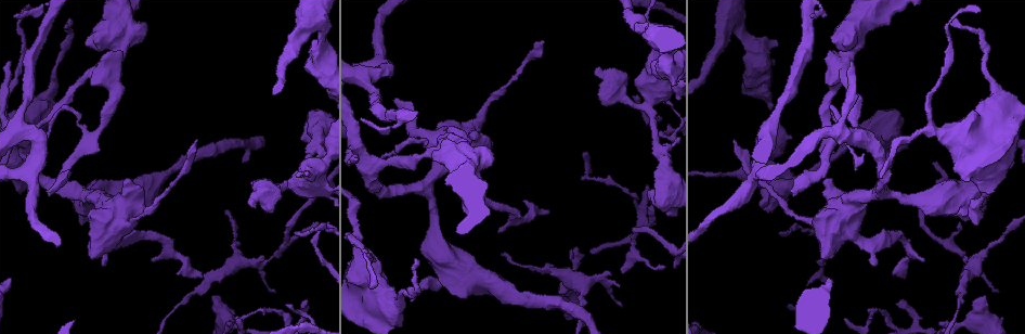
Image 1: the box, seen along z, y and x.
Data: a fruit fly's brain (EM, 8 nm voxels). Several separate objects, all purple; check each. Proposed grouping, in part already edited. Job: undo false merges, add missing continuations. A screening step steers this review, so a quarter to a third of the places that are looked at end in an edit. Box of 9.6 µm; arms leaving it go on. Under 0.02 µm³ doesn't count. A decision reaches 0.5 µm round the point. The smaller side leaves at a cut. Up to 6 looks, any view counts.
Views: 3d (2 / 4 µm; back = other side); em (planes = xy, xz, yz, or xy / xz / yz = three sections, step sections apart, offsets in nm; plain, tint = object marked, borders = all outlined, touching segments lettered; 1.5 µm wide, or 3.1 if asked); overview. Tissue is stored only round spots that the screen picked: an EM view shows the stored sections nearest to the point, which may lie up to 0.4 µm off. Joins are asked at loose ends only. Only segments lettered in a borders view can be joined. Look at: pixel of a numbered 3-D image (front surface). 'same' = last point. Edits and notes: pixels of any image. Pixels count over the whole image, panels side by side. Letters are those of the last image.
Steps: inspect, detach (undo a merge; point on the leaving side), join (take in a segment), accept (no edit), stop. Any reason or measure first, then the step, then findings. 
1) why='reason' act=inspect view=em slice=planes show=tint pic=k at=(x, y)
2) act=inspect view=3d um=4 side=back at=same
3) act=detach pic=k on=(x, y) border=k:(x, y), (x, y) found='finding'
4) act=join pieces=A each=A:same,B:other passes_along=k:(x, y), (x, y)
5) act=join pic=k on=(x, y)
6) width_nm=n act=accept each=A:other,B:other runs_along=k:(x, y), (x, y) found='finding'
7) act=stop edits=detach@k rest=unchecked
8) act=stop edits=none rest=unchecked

why='branch stops here' act=inspect view=3d um=2 pic=1 at=(998, 293)

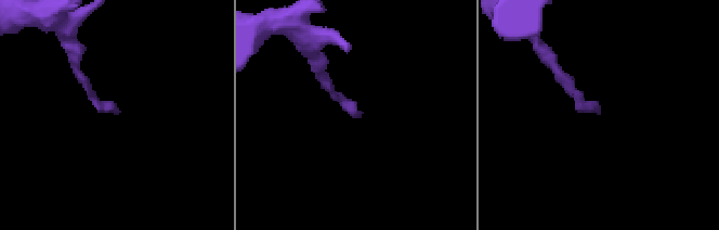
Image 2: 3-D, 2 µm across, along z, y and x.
why='shape alone is not enough' act=inspect view=em slice=xy step=4 show=borders pic=2 at=(115, 110)

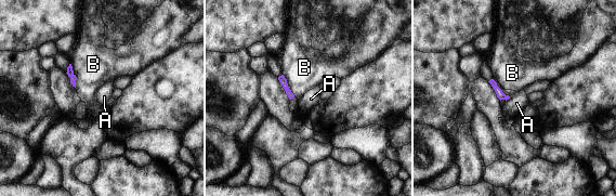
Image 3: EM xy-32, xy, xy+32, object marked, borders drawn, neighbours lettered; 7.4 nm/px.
act=inspect view=em slice=planes show=borders at=same

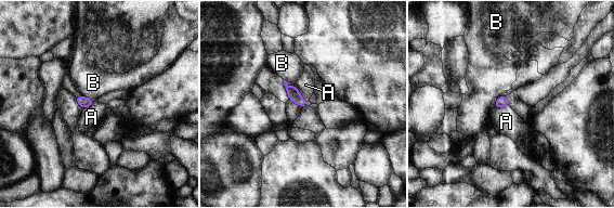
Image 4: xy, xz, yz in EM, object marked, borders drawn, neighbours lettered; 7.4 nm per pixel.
longest_contact=A:160nm act=accept each=A:other,B:other border=4:(295, 85), (299, 93), (308, 101) found='none of them fits'

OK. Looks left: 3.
why='thin end' act=inspect view=3d um=4 pic=1 at=(304, 304)

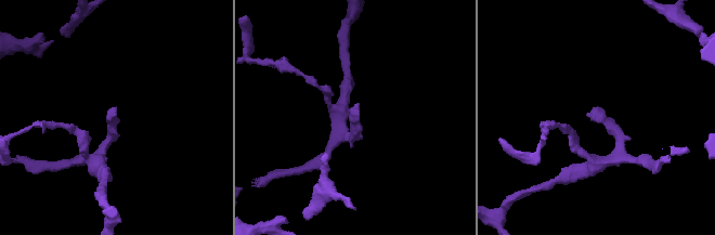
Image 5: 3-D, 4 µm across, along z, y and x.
why='shape alone is not enough' act=inspect view=em slice=xz step=8 show=borders pic=5 at=(114, 115)

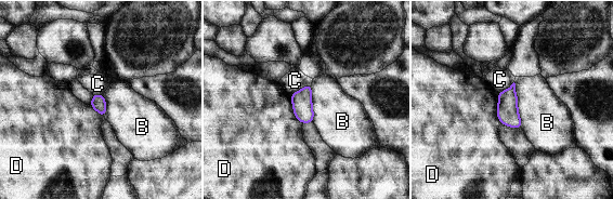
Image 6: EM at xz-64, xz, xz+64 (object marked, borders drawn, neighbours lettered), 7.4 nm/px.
longest_contact=B:360nm act=accept each=B:other,C:other,D:other border=6:(513, 82), (517, 109), (522, 128) found='none of them fits'

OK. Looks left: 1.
act=stop edits=none rest=unchecked

